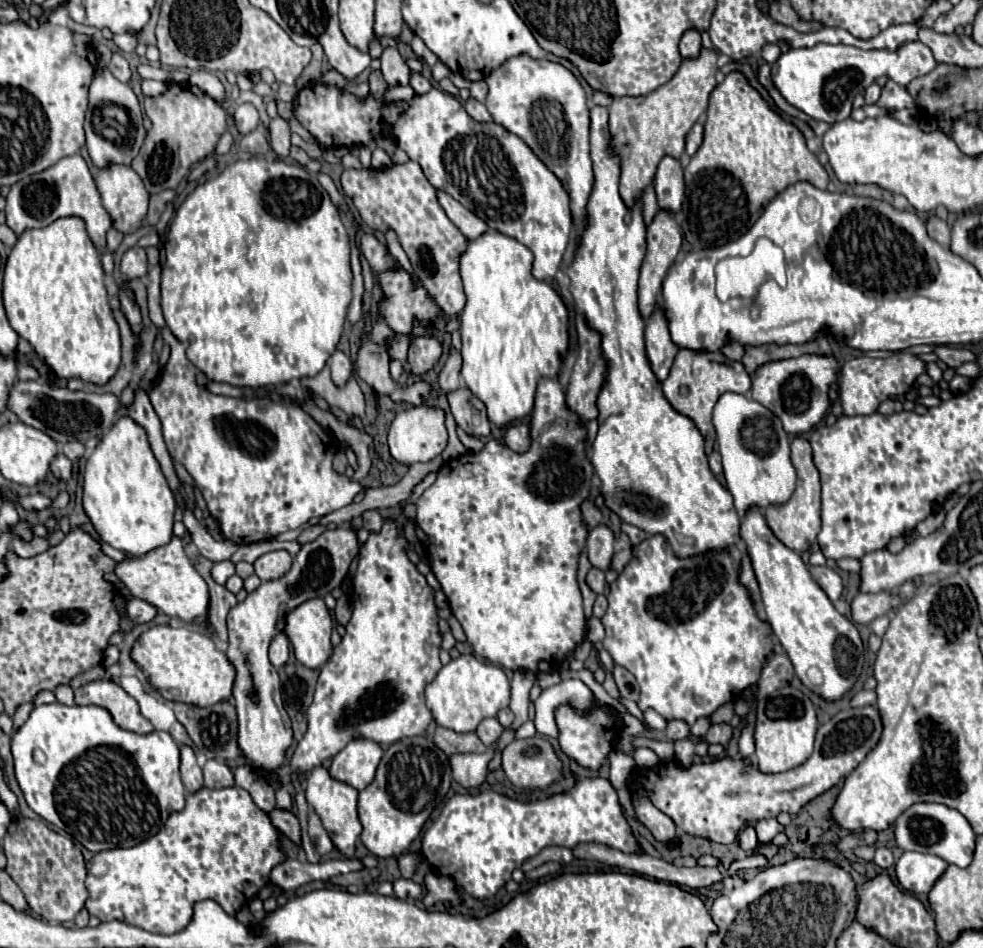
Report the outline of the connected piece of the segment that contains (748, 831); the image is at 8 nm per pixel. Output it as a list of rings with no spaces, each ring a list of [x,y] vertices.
[[[747,826],[741,834],[739,834],[739,846],[747,852],[747,850],[753,850],[757,846],[757,836],[755,836],[755,830],[753,826]]]

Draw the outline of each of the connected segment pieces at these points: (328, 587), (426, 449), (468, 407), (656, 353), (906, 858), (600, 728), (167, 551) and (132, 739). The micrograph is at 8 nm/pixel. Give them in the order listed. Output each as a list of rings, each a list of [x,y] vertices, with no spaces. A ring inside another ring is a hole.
[[[353,528],[325,530],[317,540],[303,544],[293,558],[291,570],[269,582],[261,582],[243,602],[239,602],[227,614],[229,648],[227,656],[237,670],[233,698],[239,718],[239,748],[253,768],[275,770],[283,764],[283,754],[291,746],[291,720],[283,708],[281,682],[275,666],[269,662],[267,648],[275,634],[283,632],[285,616],[309,598],[323,598],[337,588],[347,576],[351,560],[359,552],[359,540]]]
[[[417,406],[411,410],[397,412],[397,416],[389,428],[389,436],[387,436],[391,458],[399,464],[411,466],[415,462],[429,462],[435,456],[439,456],[447,446],[447,430],[445,430],[443,420],[445,420],[445,412],[437,410],[437,408]]]
[[[459,388],[451,394],[447,394],[451,412],[455,416],[455,422],[469,434],[469,436],[489,436],[489,420],[485,414],[485,406],[481,400],[477,400],[467,388]]]
[[[655,308],[653,314],[647,318],[645,328],[645,344],[647,344],[647,356],[651,362],[651,368],[655,376],[663,382],[669,374],[669,368],[677,356],[677,344],[671,340],[667,318],[663,316],[661,308]]]
[[[903,852],[895,864],[899,884],[915,894],[927,894],[945,868],[947,862],[943,858],[921,852]]]
[[[561,706],[557,710],[557,726],[559,726],[561,750],[569,758],[577,760],[583,768],[591,768],[591,770],[599,770],[605,764],[607,754],[613,748],[615,738],[619,736],[619,730],[621,730],[619,718],[609,706],[599,706],[591,710],[587,716],[577,716],[569,706]]]
[[[173,536],[169,544],[159,546],[147,556],[131,556],[115,564],[115,576],[129,588],[135,598],[141,598],[171,618],[179,618],[187,624],[197,624],[201,628],[207,626],[207,606],[209,592],[207,582],[199,576],[193,562],[183,554],[183,542]]]
[[[43,704],[43,706],[35,706],[29,720],[13,734],[11,738],[11,750],[13,750],[13,758],[15,758],[15,776],[17,782],[25,794],[27,804],[31,806],[31,810],[35,810],[41,818],[45,818],[47,822],[55,824],[57,828],[65,830],[67,834],[71,834],[77,842],[81,842],[87,850],[101,852],[101,850],[111,850],[111,848],[129,848],[129,846],[137,846],[143,840],[155,836],[161,826],[165,824],[165,820],[169,818],[171,812],[179,812],[185,808],[185,786],[181,782],[179,776],[179,746],[175,744],[175,740],[171,738],[169,732],[151,732],[151,734],[135,734],[129,730],[119,728],[113,720],[111,714],[105,708],[99,706],[65,706],[65,704]],[[33,750],[43,750],[47,756],[45,764],[37,764],[33,760]]]

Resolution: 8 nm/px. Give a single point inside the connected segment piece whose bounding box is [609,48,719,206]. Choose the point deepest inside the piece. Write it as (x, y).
(644, 129)

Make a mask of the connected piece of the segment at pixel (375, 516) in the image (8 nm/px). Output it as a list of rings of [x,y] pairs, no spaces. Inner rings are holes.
[[[365,510],[363,512],[363,528],[367,528],[369,532],[379,532],[383,526],[383,518],[377,510]]]

